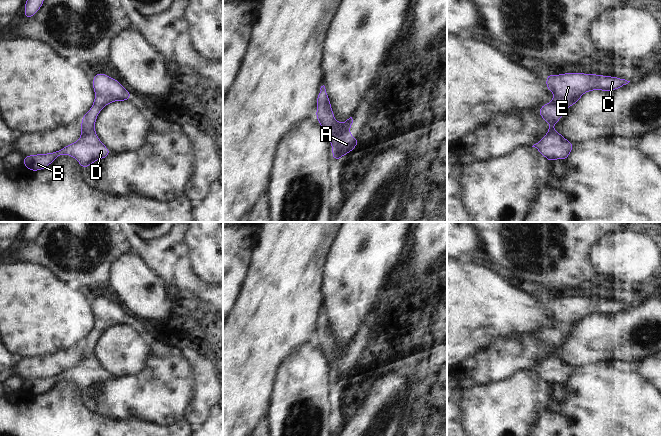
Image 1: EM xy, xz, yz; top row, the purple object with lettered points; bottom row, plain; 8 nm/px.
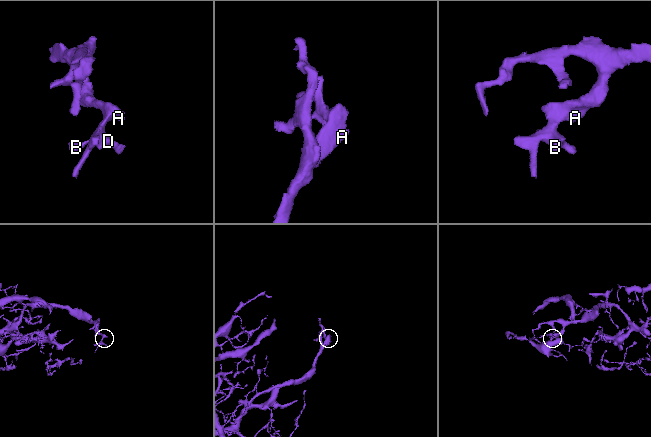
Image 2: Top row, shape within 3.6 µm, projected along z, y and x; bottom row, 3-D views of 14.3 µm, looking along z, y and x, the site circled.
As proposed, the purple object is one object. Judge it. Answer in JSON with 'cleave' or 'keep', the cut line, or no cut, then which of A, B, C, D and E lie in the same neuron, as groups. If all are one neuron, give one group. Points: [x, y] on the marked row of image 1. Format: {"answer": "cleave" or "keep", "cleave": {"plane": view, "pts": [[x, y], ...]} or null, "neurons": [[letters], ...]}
{"answer": "keep", "cleave": null, "neurons": [["A", "B", "C", "D", "E"]]}

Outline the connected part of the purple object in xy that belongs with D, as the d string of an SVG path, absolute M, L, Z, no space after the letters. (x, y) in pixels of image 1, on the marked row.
M96 73L93 76L92 87L95 99L92 107L81 120L81 137L75 143L52 153L26 155L23 158L23 166L31 172L40 171L60 155L69 155L75 158L83 169L86 169L95 161L105 159L111 153L95 132L97 116L105 106L114 101L129 101L132 92L124 89L117 79L104 73Z

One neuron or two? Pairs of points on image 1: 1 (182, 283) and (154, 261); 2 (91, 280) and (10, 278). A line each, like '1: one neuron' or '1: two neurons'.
1: one neuron
2: two neurons

